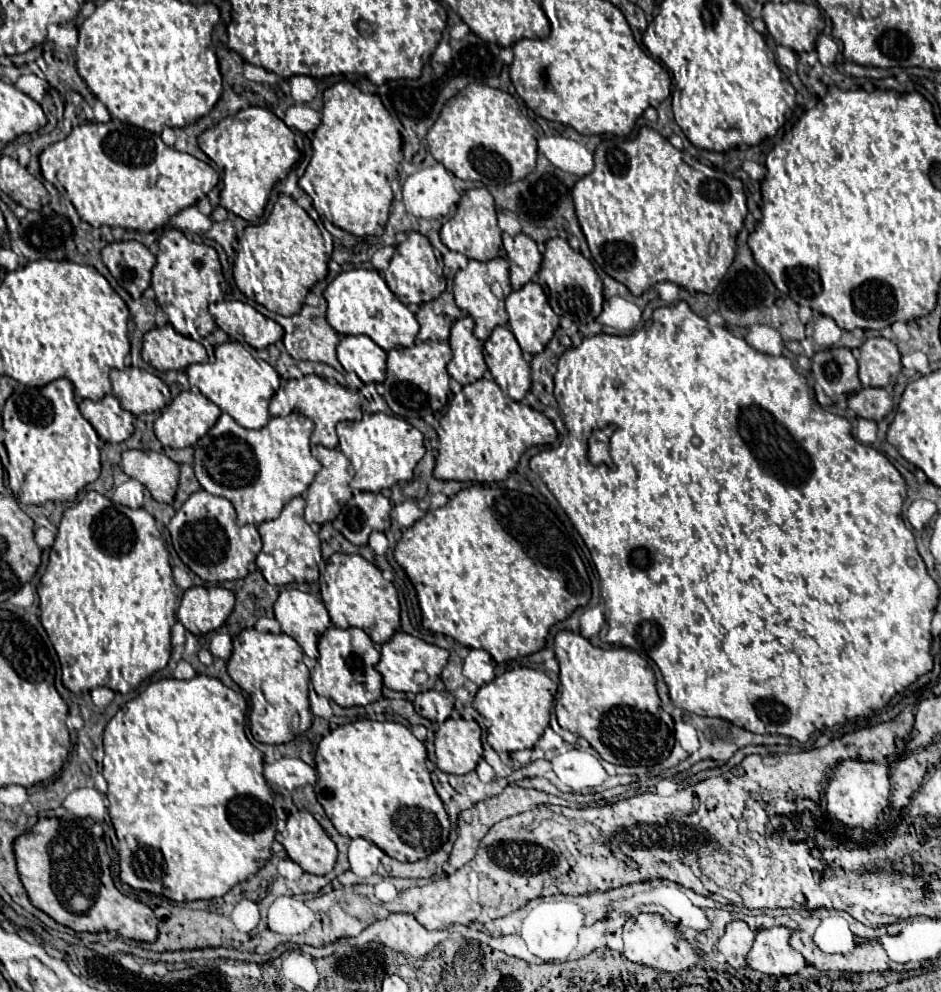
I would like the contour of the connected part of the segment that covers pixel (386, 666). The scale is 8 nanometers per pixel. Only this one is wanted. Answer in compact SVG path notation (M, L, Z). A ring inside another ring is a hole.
M396 633L388 643L382 645L382 657L376 665L376 669L382 673L384 677L384 685L392 691L412 691L412 693L420 693L420 691L428 691L434 687L434 683L438 681L444 665L448 661L448 651L446 649L436 647L422 639L416 639L408 633ZM418 671L426 671L428 673L428 683L426 685L418 685L414 683L414 673Z

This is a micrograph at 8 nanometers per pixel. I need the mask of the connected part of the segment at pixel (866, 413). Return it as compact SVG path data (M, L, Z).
M866 387L848 397L848 407L862 419L882 421L894 407L892 395L886 389Z

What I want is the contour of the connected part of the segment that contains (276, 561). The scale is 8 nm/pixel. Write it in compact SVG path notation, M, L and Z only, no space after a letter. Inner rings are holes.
M294 497L284 511L280 513L280 517L272 519L272 521L264 521L262 525L258 525L260 537L262 537L262 551L256 557L256 565L262 571L264 579L276 587L284 587L291 583L304 583L308 581L309 584L317 584L319 579L319 568L316 559L322 559L321 541L319 536L310 529L310 525L304 521L304 499L302 497Z

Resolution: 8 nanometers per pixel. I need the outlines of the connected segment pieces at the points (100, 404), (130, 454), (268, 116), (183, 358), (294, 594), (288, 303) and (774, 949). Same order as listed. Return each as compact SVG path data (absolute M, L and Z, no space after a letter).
M106 395L100 401L82 401L80 413L92 423L100 438L99 449L104 443L123 443L134 433L132 413L124 411L114 395Z
M124 451L122 471L140 481L158 503L172 503L178 489L178 463L156 451Z
M248 107L222 119L218 125L200 133L198 143L200 149L224 171L220 205L246 221L262 217L272 187L290 173L300 157L294 133L282 119L260 107Z
M172 325L154 327L144 335L142 359L158 371L186 369L194 363L208 361L204 345L174 331Z
M284 589L276 603L274 615L282 625L282 631L290 635L310 659L318 657L318 639L332 625L324 603L304 591Z
M280 195L276 201L268 221L264 225L250 225L244 229L244 235L239 237L240 249L234 261L234 279L238 289L250 299L260 305L264 305L268 311L280 313L280 315L296 315L308 291L312 285L320 279L324 279L328 273L328 263L333 252L333 237L327 233L321 233L314 219L300 207L296 201L288 195Z
M772 927L760 929L752 951L748 953L748 965L766 975L794 975L800 973L810 963L792 949L790 937L792 929Z

